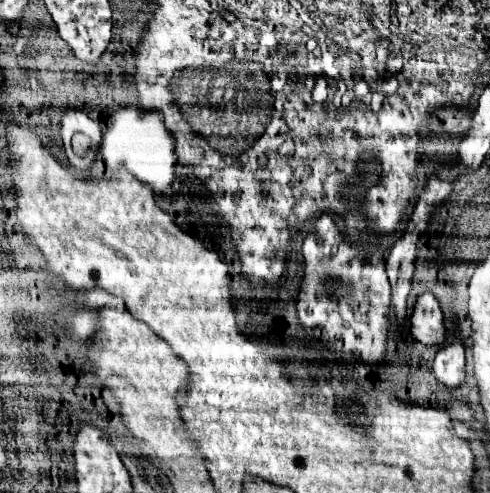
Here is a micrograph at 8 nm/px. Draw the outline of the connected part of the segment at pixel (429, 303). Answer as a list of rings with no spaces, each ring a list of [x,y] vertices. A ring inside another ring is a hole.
[[[432,293],[418,297],[410,325],[412,337],[424,345],[442,345],[446,341],[448,331],[444,327],[444,313]]]

